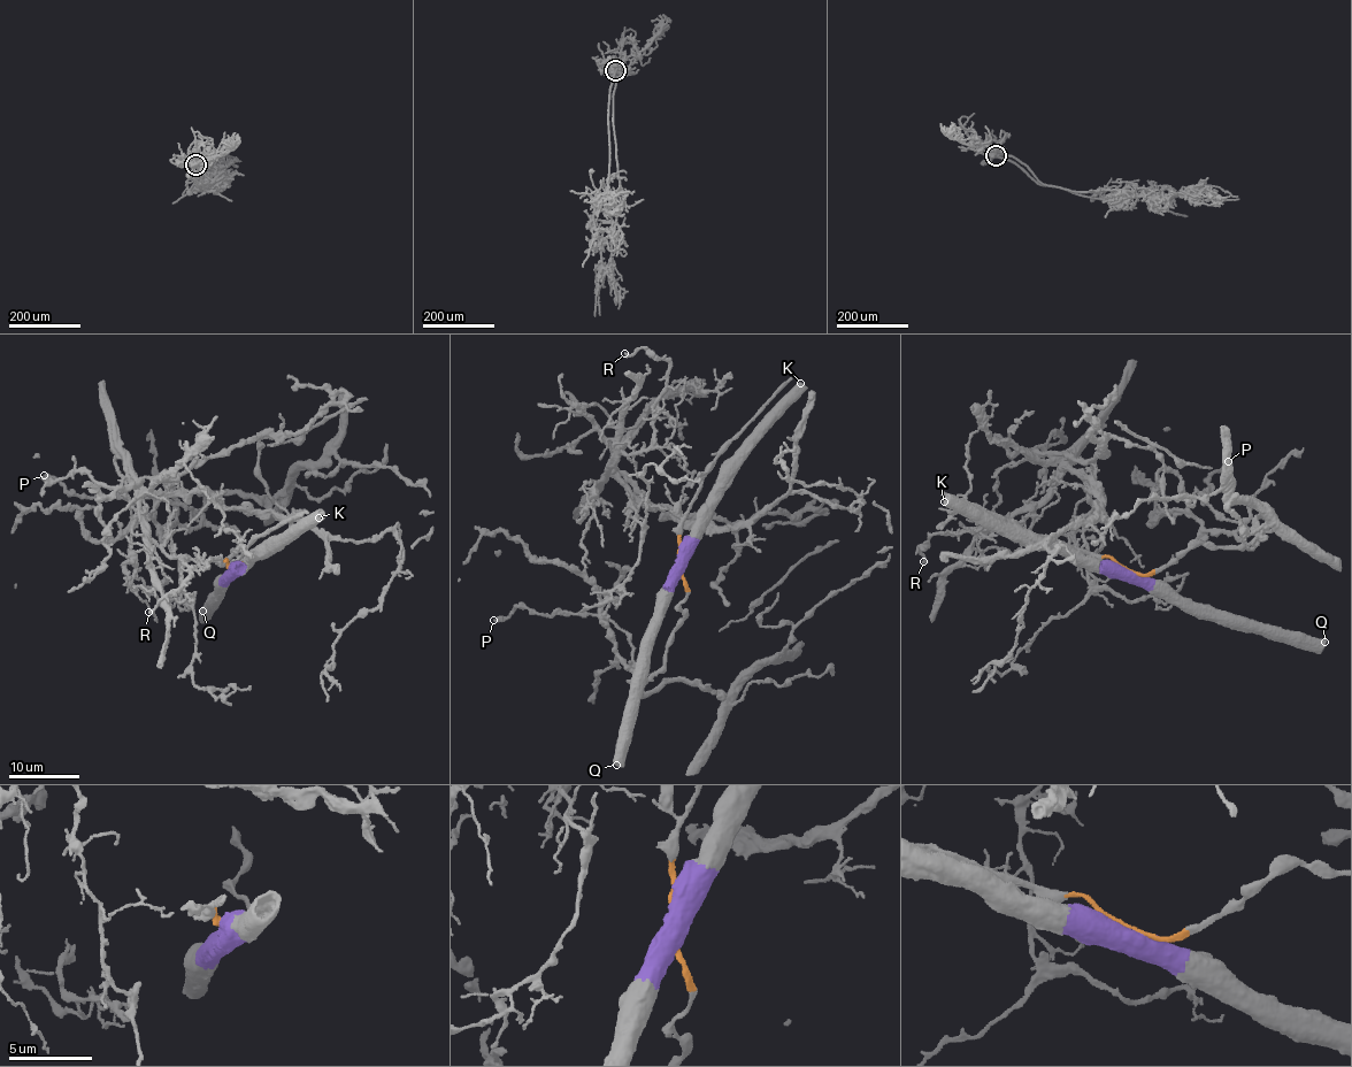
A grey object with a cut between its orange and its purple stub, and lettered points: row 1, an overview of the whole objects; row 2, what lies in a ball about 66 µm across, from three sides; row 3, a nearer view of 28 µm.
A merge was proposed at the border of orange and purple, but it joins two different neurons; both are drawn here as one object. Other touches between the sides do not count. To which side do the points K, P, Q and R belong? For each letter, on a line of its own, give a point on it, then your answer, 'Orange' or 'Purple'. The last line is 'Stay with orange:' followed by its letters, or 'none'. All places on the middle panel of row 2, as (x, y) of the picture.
K: Place: (800, 383). Purple
P: Place: (493, 620). Orange
Q: Place: (616, 765). Purple
R: Place: (624, 353). Orange
Stay with orange: P, R

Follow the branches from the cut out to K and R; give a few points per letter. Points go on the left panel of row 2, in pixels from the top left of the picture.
K: (231, 568), (319, 519)
R: (231, 568), (227, 560), (182, 566), (169, 506), (145, 494), (139, 522), (190, 574), (150, 612)

